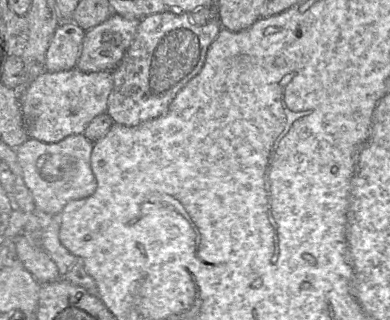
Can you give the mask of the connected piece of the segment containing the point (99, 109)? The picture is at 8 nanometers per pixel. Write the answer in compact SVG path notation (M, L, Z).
M73 68L42 73L30 83L20 99L27 135L44 143L57 143L70 135L83 134L96 116L107 113L112 88L112 71L85 73Z

